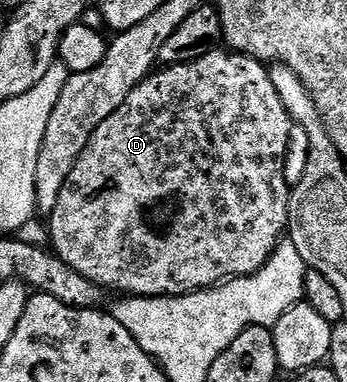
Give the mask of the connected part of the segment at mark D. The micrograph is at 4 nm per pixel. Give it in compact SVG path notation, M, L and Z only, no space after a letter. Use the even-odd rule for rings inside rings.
M214 50L208 52L206 56L201 56L197 60L192 60L186 64L170 64L154 71L149 79L142 81L135 86L127 95L126 101L109 118L102 122L101 125L92 134L90 141L87 142L86 149L79 154L79 158L74 163L74 168L67 174L67 180L60 191L59 202L55 205L55 210L47 218L49 224L49 236L53 239L51 243L52 251L60 258L71 270L79 270L83 278L91 278L100 288L108 290L110 293L121 292L117 294L128 294L131 296L186 296L188 292L200 292L202 288L212 288L215 284L224 284L225 281L233 279L234 276L250 276L255 274L271 258L271 254L281 243L289 227L289 194L291 191L290 181L285 181L285 155L289 152L289 135L295 132L295 125L290 120L283 102L279 102L279 94L275 86L271 86L268 67L262 61L257 60L254 56L245 56L241 52L232 50Z

